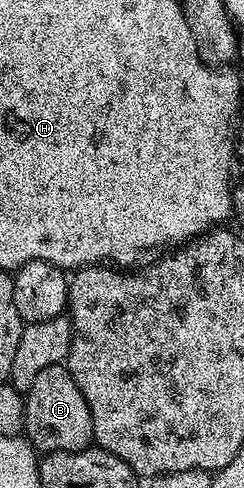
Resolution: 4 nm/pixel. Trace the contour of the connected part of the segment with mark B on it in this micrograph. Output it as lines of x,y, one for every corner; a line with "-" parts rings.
65,364
44,367
26,398
26,427
24,436
39,454
78,453
82,449
91,448
94,441
92,415
88,411
88,403
76,387
76,379
72,379

